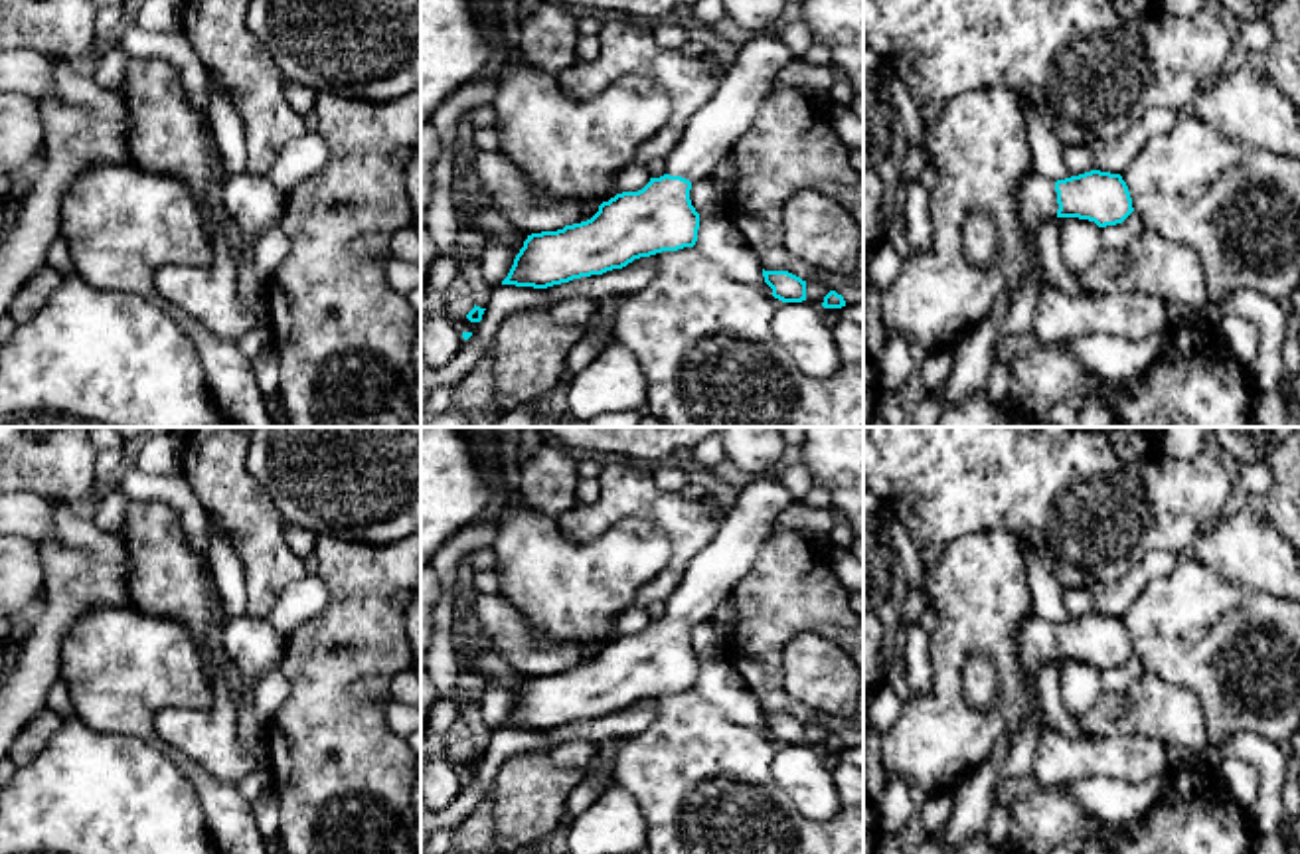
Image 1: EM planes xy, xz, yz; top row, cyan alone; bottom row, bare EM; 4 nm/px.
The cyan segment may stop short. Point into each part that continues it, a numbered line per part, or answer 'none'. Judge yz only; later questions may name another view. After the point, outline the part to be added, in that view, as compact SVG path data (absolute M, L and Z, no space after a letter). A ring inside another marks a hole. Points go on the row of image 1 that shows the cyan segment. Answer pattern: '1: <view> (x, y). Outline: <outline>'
1: yz (1036, 196). Outline: M1031 172L1017 188L1017 212L1023 225L1023 281L1016 293L1006 320L1000 324L996 344L1033 332L1043 273L1037 261L1039 227L1057 217L1055 180Z

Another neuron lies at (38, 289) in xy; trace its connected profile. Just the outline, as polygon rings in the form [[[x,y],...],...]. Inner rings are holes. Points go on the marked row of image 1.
[[[43,265],[16,293],[8,314],[16,320],[16,324],[28,322],[40,312],[49,297],[61,287],[61,283],[63,277],[55,269]]]

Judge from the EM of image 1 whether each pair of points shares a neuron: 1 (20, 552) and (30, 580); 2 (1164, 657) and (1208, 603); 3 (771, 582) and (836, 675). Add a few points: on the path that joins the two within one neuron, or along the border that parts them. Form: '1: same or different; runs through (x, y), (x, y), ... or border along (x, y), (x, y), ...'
1: same; runs through (20, 558), (24, 574)
2: same; runs through (1174, 643), (1174, 633), (1194, 617)
3: different; border along (842, 651), (799, 633), (781, 667)

